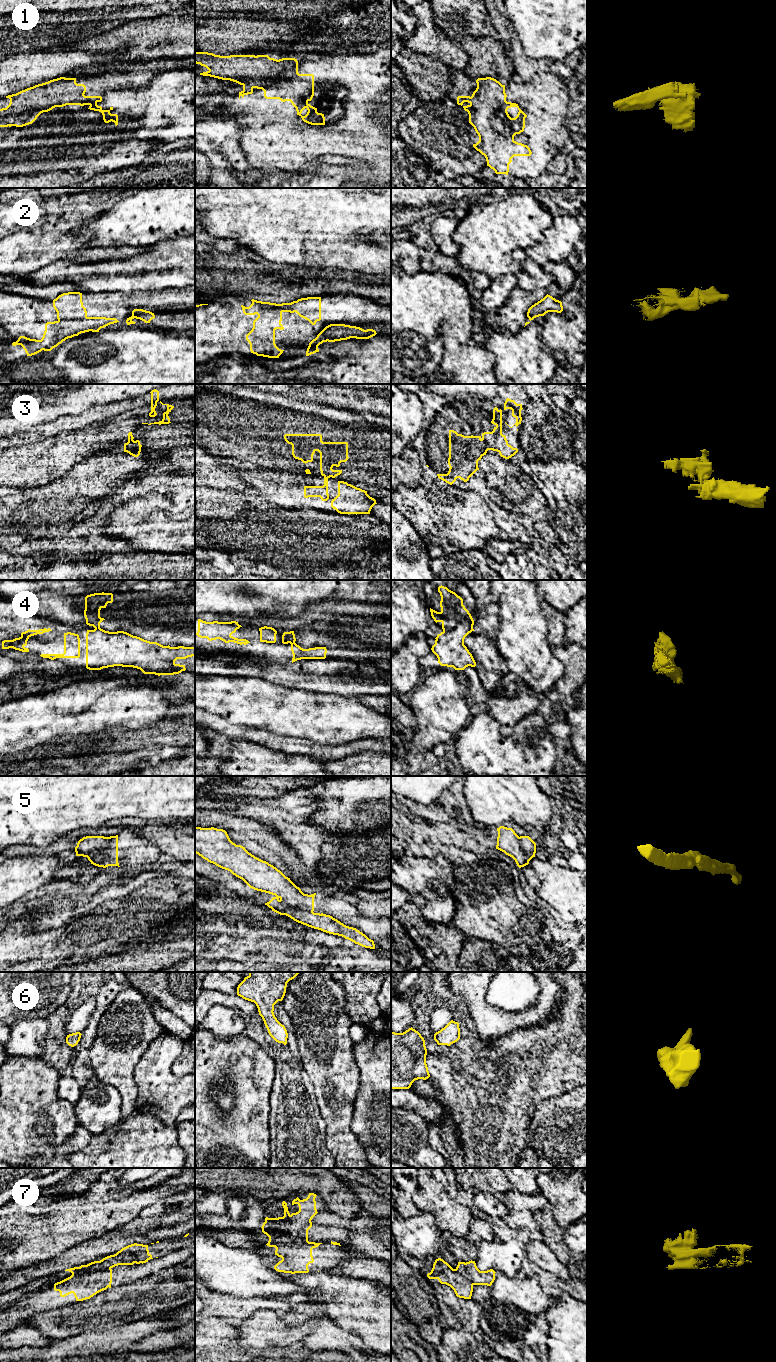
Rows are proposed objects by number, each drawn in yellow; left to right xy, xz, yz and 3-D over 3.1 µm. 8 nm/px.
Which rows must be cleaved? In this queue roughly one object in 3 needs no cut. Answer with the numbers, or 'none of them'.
2, 3, 4, 5, 7

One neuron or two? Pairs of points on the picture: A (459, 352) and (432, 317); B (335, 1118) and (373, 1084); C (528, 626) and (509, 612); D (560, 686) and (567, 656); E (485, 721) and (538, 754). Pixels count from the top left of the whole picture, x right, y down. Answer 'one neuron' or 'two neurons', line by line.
A: two neurons
B: two neurons
C: one neuron
D: one neuron
E: one neuron

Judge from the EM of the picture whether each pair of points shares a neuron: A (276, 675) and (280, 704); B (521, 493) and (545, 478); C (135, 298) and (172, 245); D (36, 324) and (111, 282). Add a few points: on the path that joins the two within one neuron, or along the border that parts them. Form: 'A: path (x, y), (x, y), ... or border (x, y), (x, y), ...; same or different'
A: border (255, 676), (284, 686), (300, 689); different
B: border (519, 468), (539, 487); different
C: border (163, 288), (147, 291), (116, 291); different
D: border (77, 291), (117, 292); different

